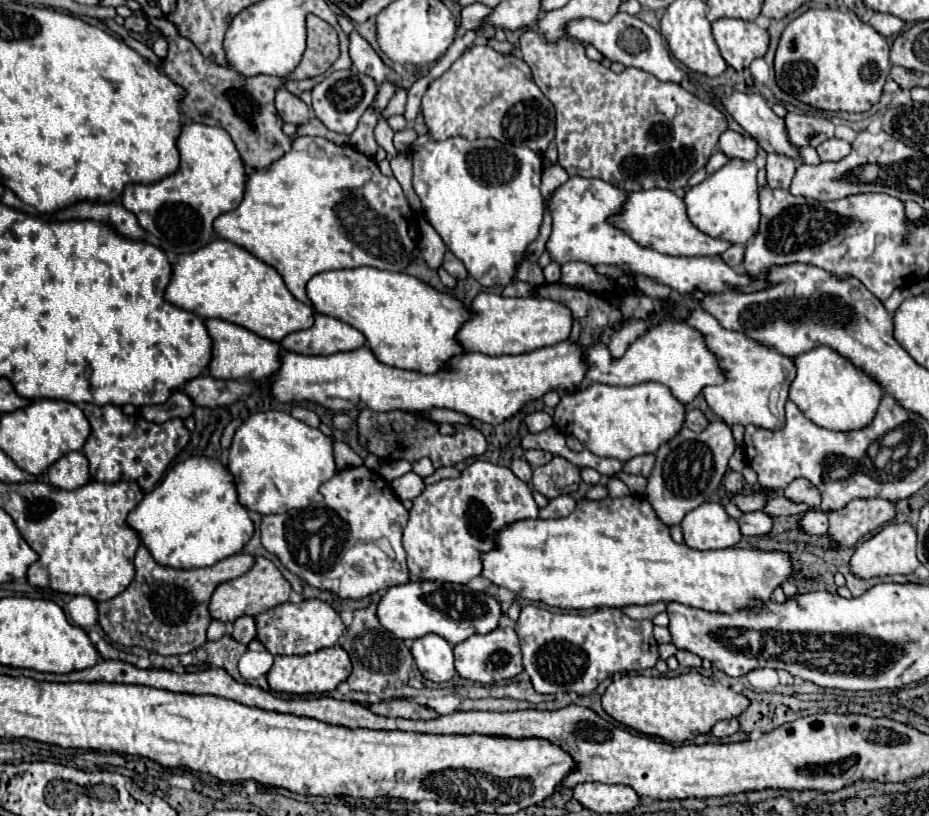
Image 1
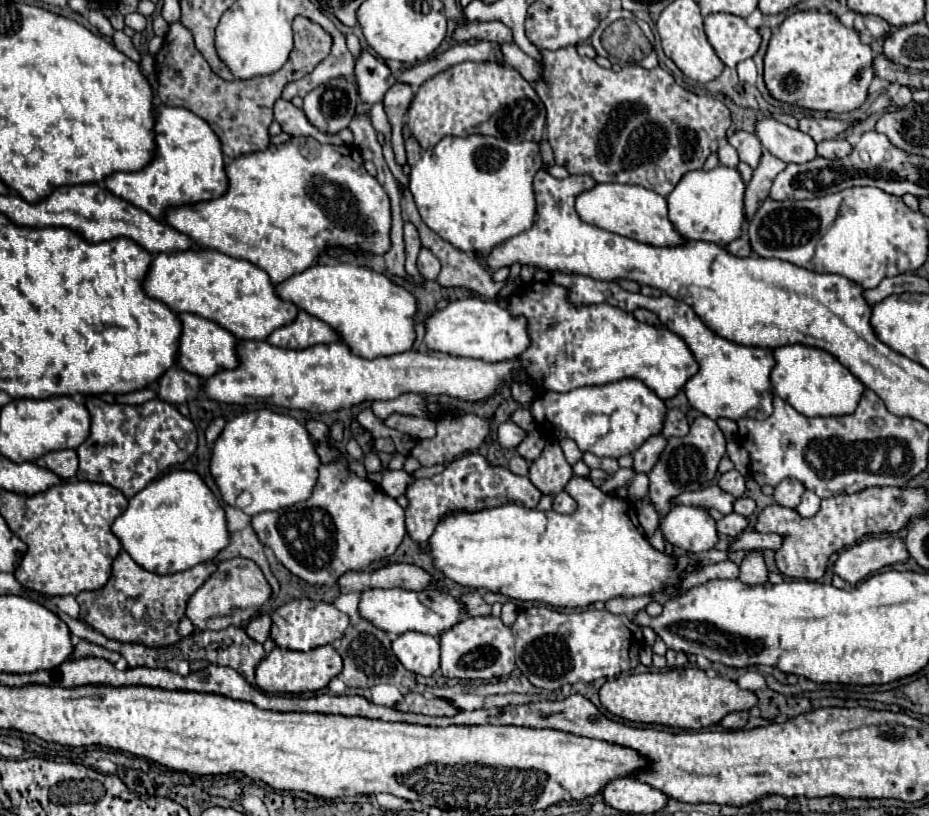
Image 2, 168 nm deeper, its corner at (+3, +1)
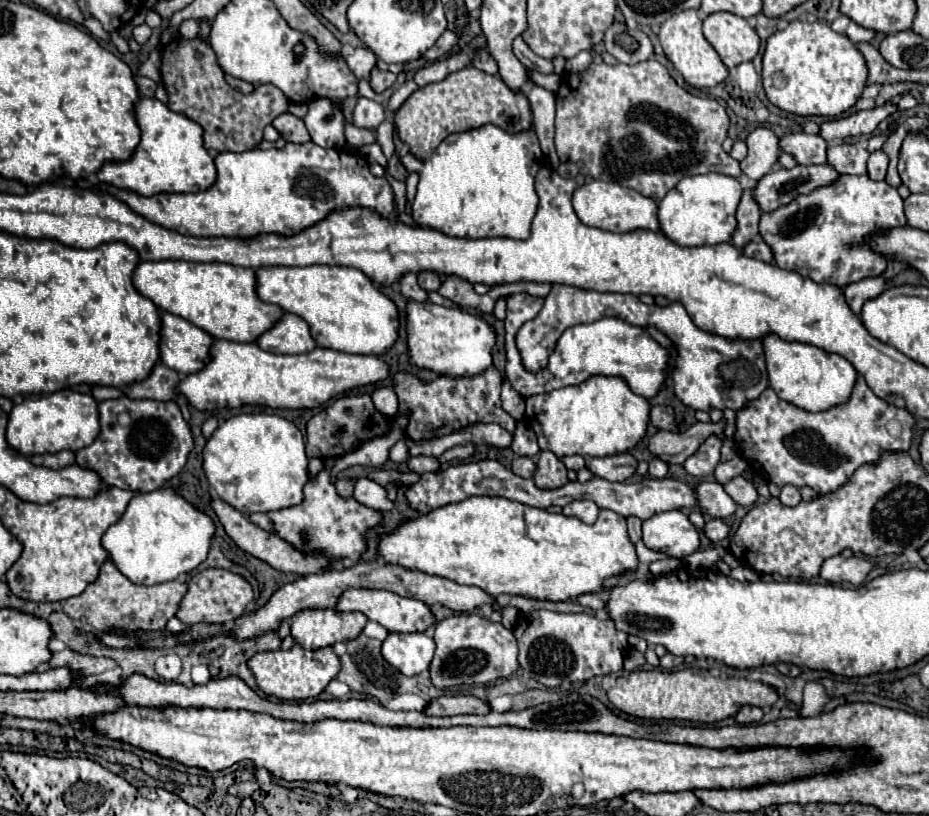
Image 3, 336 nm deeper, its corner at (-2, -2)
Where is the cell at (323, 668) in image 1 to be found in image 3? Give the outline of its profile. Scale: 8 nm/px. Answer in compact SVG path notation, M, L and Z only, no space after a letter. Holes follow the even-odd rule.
M293 645L291 649L275 649L267 653L255 653L251 661L247 661L249 669L255 675L255 681L259 689L265 695L273 695L283 701L293 701L293 699L313 699L317 697L331 679L337 677L341 663L339 657L333 653L333 647L323 647L315 651L307 651L301 645Z

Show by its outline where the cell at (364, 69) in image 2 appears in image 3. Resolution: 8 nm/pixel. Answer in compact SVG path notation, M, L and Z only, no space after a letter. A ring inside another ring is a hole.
M375 67L375 69L371 71L369 83L371 83L371 87L373 87L375 93L381 93L381 91L385 91L387 87L391 87L391 85L395 83L395 79L397 79L397 75L393 75L391 71L379 71L379 69Z

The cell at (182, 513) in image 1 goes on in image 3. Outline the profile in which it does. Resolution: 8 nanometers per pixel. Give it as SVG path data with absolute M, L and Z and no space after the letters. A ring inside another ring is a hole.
M157 489L135 495L123 517L111 525L101 541L115 567L135 585L157 585L177 579L177 575L193 571L205 561L215 533L213 521L191 507L173 489Z

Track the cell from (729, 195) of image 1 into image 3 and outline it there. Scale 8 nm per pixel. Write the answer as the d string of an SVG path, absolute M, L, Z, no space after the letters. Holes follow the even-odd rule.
M721 173L693 175L685 177L671 189L657 205L659 231L681 247L697 247L697 245L717 245L731 241L735 231L735 209L741 201L743 189L735 177Z

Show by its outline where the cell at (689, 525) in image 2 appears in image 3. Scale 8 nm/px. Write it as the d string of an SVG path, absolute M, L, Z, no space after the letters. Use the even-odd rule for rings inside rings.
M665 511L641 525L643 543L659 553L683 559L699 549L699 531L681 511Z

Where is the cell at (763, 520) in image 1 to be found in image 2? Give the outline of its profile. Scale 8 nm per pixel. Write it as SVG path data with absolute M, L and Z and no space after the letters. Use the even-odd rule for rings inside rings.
M732 512L732 514L724 516L724 518L718 522L718 532L720 532L720 534L726 534L726 536L738 536L738 534L742 534L742 532L748 528L748 524L750 524L750 522L748 522L746 516Z

